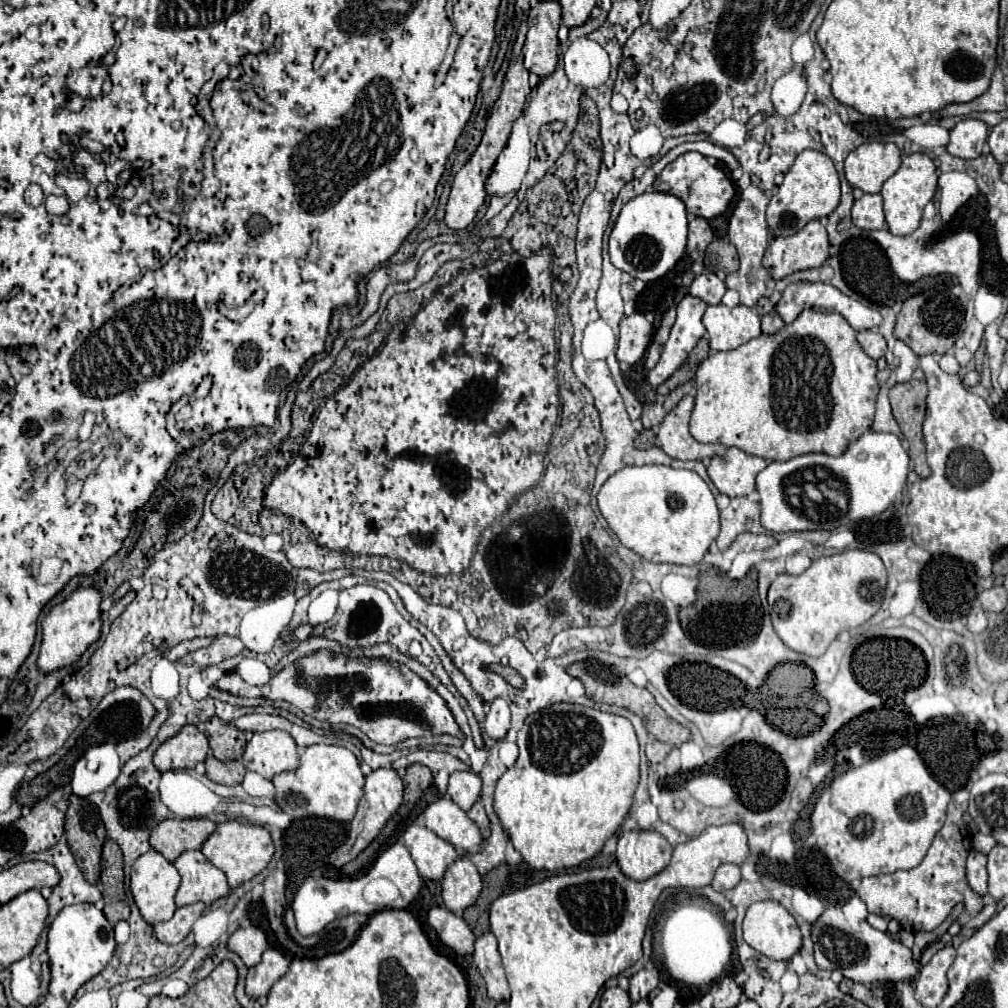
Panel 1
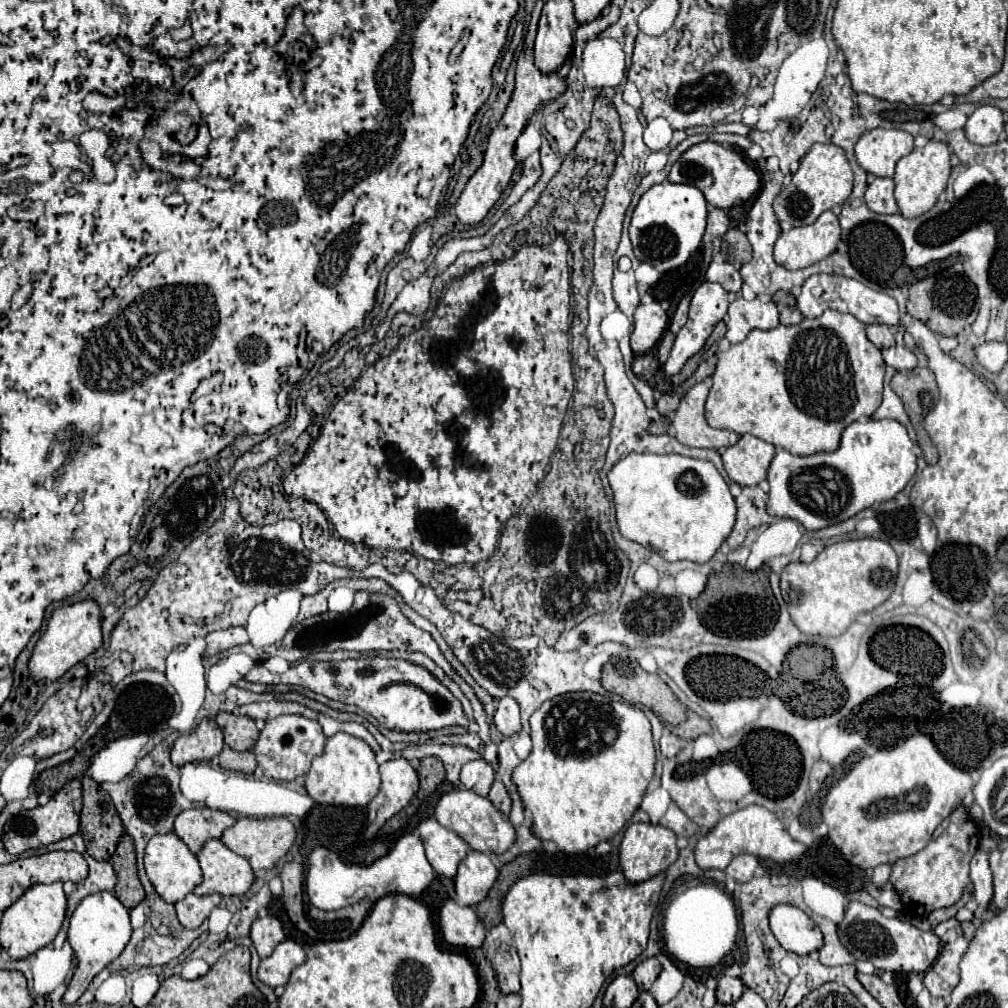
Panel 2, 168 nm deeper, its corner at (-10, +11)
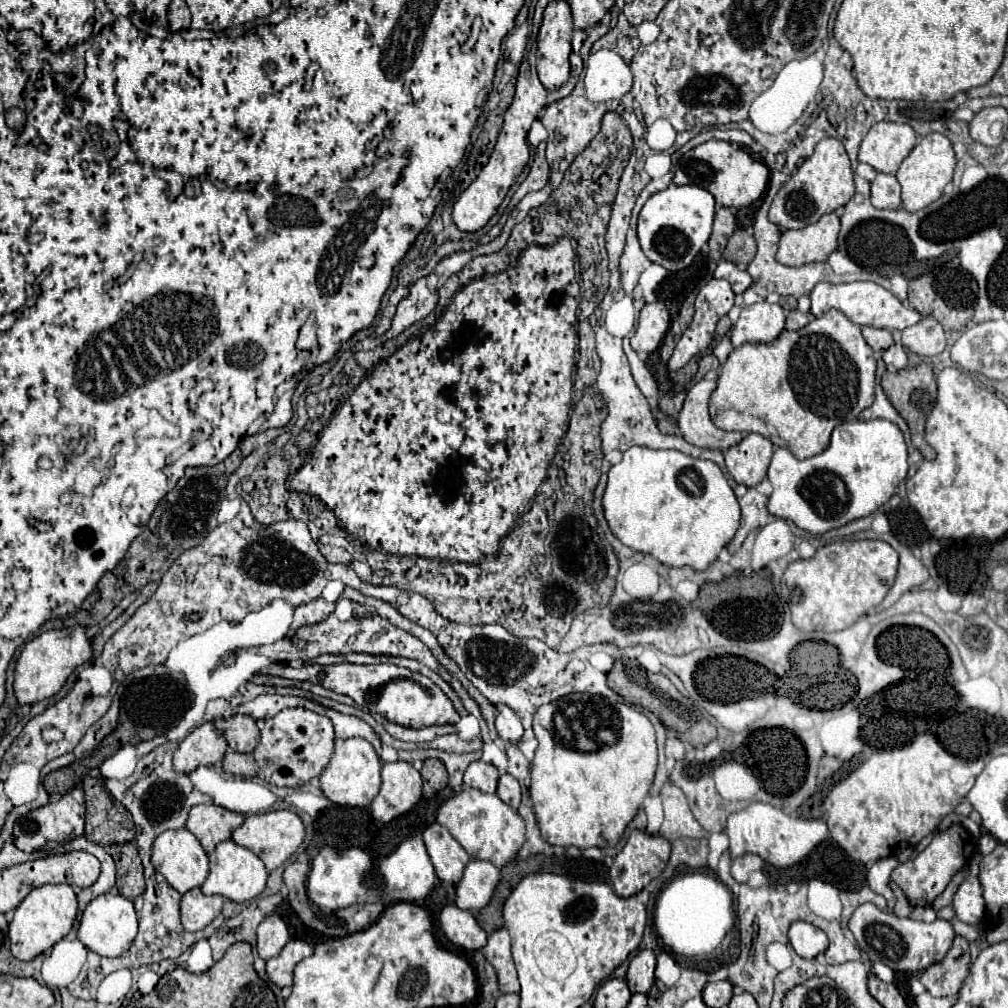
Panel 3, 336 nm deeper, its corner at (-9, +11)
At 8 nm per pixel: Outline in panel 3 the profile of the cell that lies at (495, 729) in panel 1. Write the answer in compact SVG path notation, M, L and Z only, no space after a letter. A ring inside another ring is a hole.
M503 706L499 712L497 712L497 720L495 720L495 728L499 732L499 736L505 740L505 742L517 742L521 736L523 736L523 726L521 726L521 720L519 716Z

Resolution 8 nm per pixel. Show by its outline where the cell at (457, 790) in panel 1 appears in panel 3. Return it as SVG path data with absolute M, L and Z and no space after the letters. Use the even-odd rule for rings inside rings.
M481 760L471 762L465 770L465 776L463 776L465 786L477 788L487 794L493 794L497 790L497 780L499 780L499 770L493 764L487 764Z

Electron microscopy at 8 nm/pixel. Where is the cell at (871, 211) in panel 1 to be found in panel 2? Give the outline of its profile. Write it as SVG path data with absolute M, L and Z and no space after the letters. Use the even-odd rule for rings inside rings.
M876 178L872 184L868 184L864 198L872 212L878 212L878 214L896 214L898 212L898 204L894 200L892 178Z

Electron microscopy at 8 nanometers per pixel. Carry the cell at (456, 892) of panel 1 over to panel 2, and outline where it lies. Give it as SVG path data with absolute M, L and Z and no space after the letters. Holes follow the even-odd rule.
M470 852L458 868L458 874L454 878L456 884L456 902L460 906L476 906L480 904L490 888L494 886L498 876L496 866L492 864L492 858L482 852Z

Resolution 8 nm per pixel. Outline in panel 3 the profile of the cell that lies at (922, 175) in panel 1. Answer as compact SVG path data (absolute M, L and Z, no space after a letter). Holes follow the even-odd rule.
M939 132L923 136L921 142L911 150L911 154L901 162L901 168L895 174L899 184L901 184L903 208L907 212L919 212L921 208L935 202L943 194L945 184L951 182L955 162L957 160L955 160L955 152L953 152L953 146L951 146L949 138L945 138Z

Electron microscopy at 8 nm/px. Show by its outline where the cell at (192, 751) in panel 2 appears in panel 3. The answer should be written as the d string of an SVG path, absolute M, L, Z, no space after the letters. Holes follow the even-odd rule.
M207 722L195 728L183 742L179 742L173 754L173 766L177 772L191 772L197 766L211 766L223 760L227 750L225 736L215 728L213 722Z

